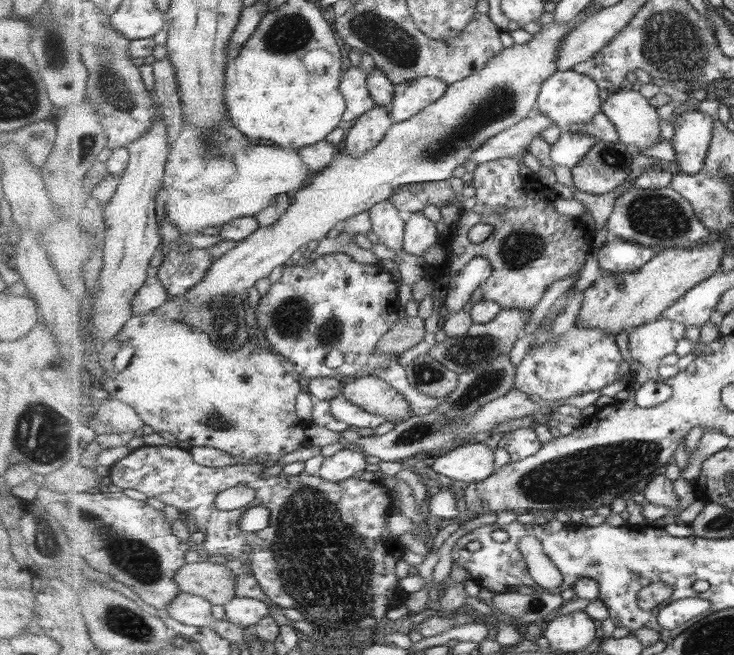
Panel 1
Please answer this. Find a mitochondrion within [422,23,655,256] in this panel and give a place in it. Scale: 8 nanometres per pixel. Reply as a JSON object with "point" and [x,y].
{"point":[613,158]}

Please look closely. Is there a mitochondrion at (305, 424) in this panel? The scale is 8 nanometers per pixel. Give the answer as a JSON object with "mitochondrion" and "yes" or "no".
{"mitochondrion":"no"}

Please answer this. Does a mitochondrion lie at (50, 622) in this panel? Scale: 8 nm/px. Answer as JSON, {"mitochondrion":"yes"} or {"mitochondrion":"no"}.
{"mitochondrion":"no"}

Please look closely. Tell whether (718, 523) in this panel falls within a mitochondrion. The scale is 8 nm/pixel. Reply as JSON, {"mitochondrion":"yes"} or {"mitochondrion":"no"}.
{"mitochondrion":"yes"}

